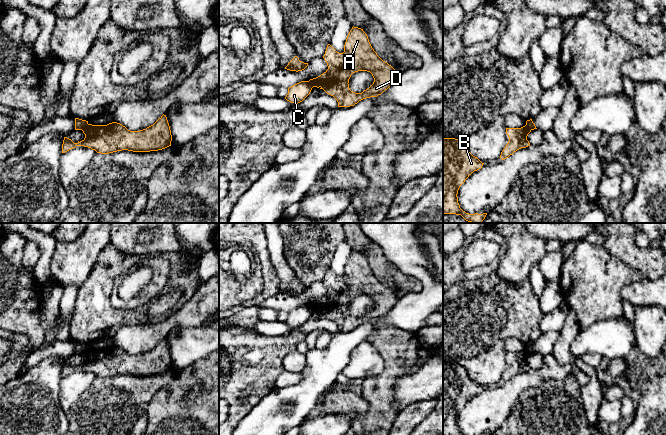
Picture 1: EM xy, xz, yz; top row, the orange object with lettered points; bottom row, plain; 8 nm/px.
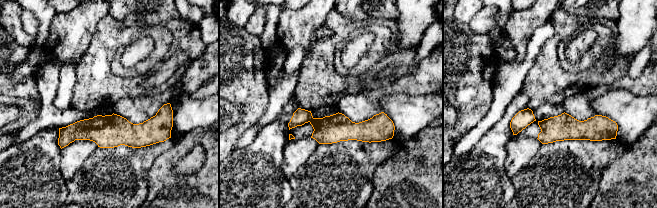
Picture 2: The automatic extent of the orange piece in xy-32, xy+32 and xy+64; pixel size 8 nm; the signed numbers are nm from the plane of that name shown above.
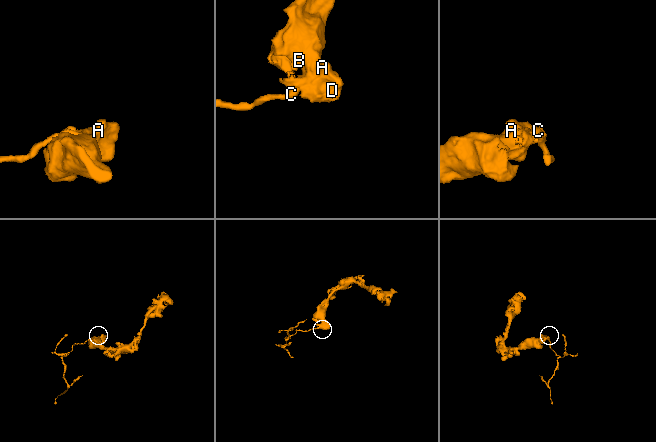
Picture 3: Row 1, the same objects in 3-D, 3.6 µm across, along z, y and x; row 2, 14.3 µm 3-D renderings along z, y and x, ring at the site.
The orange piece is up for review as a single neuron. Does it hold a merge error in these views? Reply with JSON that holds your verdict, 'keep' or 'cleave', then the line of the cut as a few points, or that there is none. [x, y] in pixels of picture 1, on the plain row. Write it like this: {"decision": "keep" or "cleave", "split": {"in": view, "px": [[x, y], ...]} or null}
{"decision": "cleave", "split": {"in": "xy", "px": [[88, 348], [81, 353]]}}

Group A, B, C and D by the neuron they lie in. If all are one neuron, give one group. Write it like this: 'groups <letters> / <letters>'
groups A B D / C

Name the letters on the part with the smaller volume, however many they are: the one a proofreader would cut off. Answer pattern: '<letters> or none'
C

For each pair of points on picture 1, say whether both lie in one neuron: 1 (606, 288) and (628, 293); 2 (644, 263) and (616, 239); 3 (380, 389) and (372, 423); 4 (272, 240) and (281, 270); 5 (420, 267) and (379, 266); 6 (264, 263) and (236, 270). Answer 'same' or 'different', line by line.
1: different
2: same
3: same
4: same
5: different
6: different

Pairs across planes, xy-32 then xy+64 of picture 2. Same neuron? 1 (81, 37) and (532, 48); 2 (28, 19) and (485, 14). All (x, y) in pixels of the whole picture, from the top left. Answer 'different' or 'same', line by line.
1: different
2: same

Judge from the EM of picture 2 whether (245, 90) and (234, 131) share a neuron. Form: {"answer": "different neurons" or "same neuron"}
{"answer": "same neuron"}

